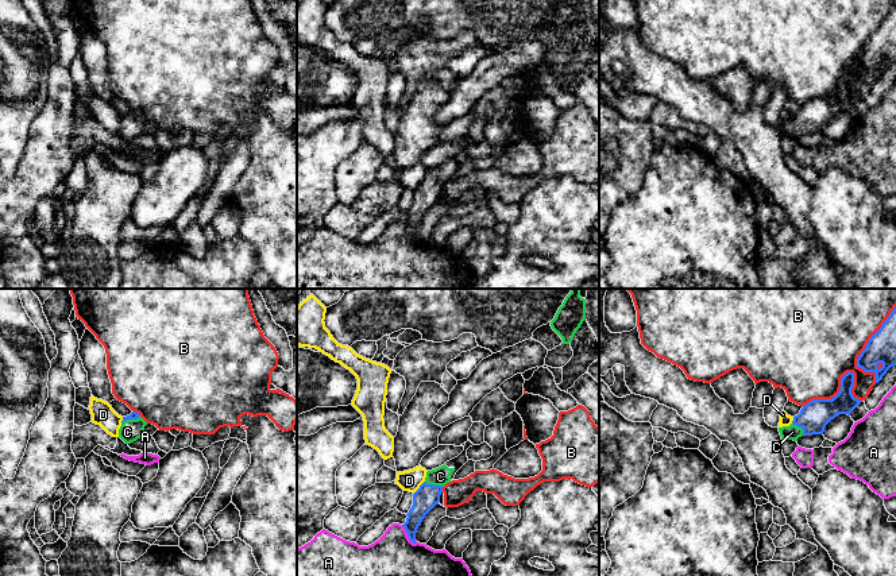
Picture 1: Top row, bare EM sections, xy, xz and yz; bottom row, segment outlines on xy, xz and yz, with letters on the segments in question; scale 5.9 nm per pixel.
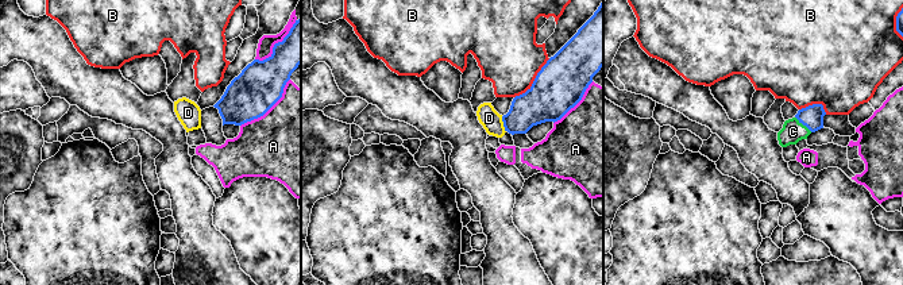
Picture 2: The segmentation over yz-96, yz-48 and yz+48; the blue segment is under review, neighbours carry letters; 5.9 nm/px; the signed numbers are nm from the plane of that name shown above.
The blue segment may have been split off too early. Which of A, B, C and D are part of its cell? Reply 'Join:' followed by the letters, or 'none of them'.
Join: C

